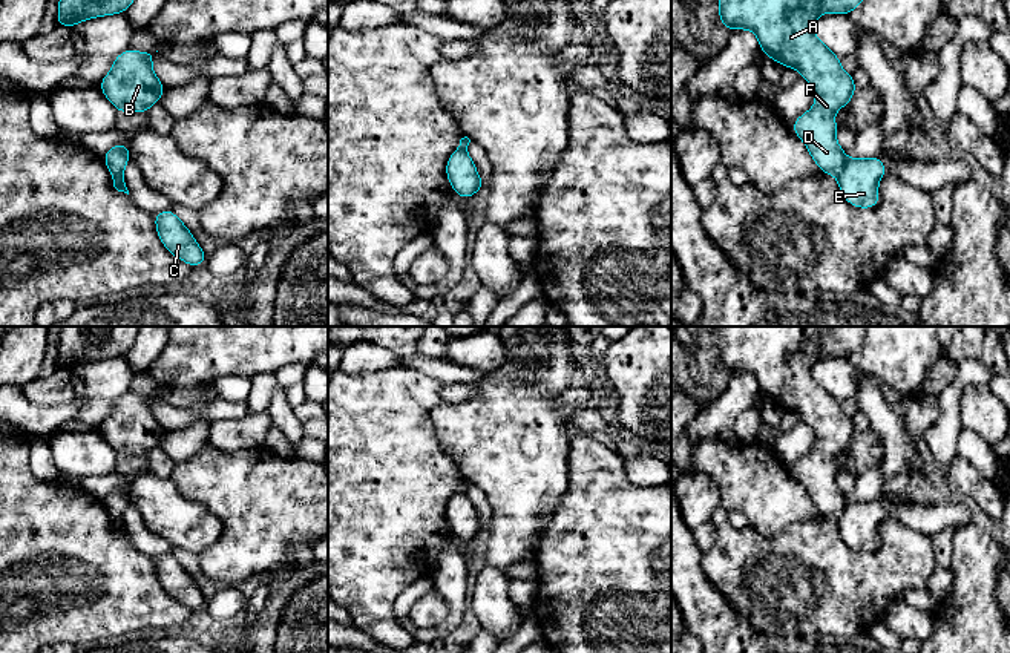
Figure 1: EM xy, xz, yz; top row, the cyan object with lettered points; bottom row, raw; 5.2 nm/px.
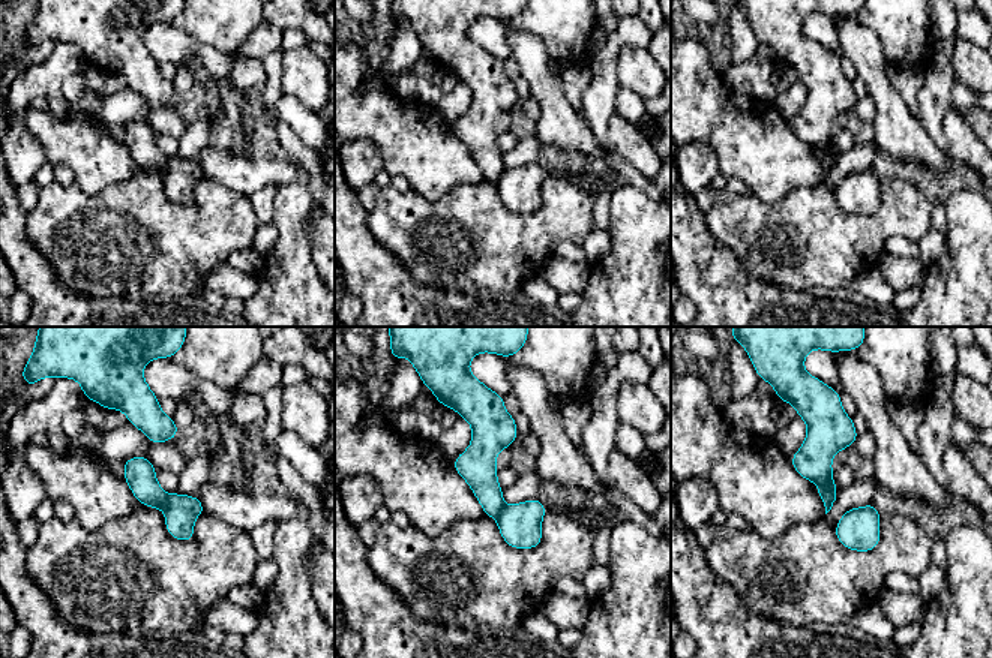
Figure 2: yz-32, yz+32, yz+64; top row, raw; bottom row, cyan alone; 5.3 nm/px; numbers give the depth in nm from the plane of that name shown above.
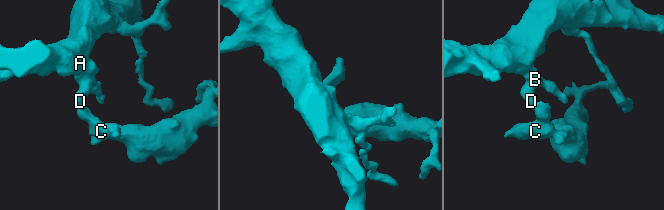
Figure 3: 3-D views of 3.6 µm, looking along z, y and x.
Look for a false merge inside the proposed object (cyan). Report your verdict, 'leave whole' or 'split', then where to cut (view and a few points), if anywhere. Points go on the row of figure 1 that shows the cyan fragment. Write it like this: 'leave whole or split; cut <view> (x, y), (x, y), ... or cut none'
split; cut yz (846, 160), (837, 177)

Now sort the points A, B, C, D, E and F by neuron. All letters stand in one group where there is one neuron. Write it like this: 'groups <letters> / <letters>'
groups A B D F / C E

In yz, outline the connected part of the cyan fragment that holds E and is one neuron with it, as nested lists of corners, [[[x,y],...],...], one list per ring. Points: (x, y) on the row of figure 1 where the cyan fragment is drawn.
[[[880,156],[846,159],[837,176],[843,198],[854,207],[871,208],[880,201],[878,181],[887,173]]]

